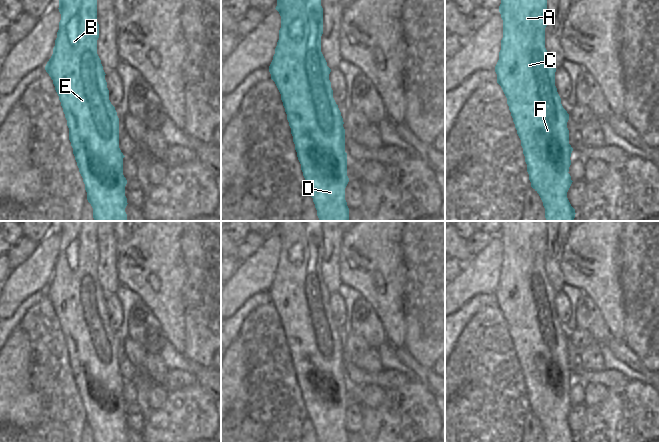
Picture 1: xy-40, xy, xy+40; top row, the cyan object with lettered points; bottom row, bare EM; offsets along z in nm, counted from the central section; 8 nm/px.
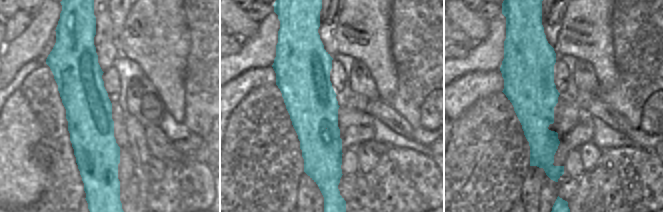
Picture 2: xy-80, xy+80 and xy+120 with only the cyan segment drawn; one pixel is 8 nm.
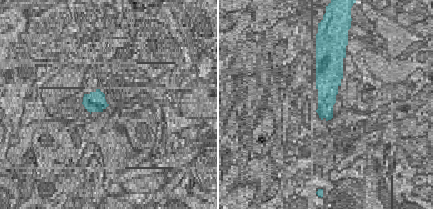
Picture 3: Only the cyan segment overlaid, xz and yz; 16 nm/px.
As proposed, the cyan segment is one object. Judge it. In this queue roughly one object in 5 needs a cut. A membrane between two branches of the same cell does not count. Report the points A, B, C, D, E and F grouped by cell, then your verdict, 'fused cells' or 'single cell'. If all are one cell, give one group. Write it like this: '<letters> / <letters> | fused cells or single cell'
A B C D E F | single cell

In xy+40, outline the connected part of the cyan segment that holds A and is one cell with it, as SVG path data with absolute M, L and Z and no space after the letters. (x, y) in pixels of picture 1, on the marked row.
M501 0L499 12L503 20L503 38L499 60L495 66L497 83L507 98L507 104L521 140L531 187L539 194L543 202L547 221L573 221L575 209L567 198L567 192L573 182L568 173L573 148L569 144L567 128L569 114L561 104L561 98L555 86L556 68L545 48L547 0Z

